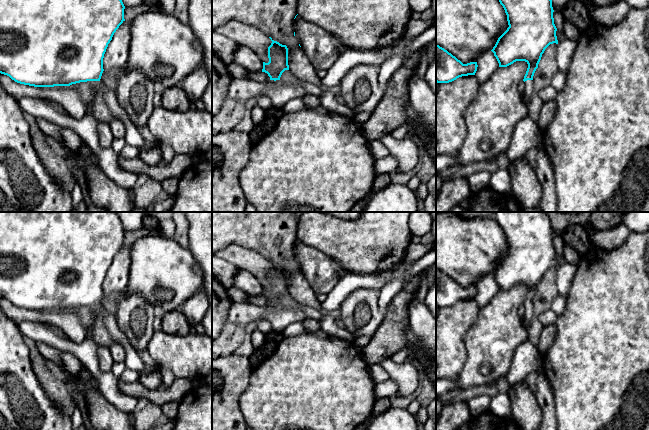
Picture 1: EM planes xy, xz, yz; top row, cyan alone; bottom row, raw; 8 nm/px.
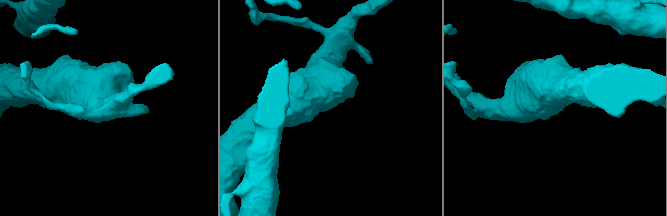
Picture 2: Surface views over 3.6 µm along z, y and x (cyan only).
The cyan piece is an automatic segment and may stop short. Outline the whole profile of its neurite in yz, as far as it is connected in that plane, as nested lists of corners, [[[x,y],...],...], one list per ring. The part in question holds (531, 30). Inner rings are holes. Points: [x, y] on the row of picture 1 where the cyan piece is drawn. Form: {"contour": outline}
{"contour": [[[499,0],[499,2],[507,15],[509,27],[498,38],[491,51],[494,53],[499,67],[507,67],[516,61],[525,61],[528,64],[523,79],[524,89],[522,92],[519,91],[521,100],[528,106],[534,91],[533,76],[542,54],[550,44],[558,44],[552,0]]]}

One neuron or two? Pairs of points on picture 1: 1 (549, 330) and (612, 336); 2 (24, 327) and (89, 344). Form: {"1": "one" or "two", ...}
{"1": "two", "2": "one"}

